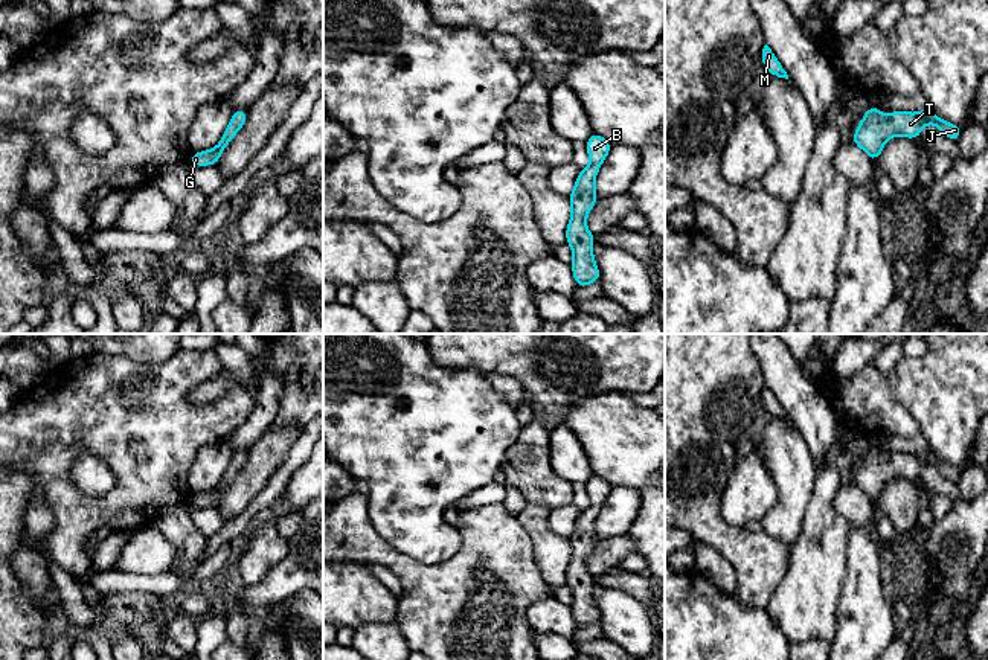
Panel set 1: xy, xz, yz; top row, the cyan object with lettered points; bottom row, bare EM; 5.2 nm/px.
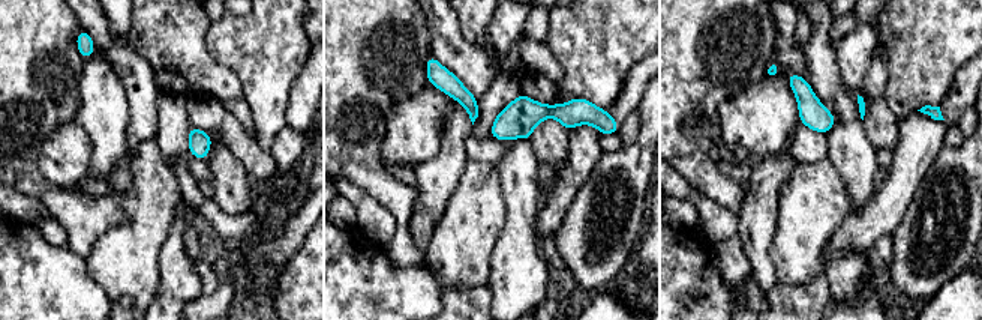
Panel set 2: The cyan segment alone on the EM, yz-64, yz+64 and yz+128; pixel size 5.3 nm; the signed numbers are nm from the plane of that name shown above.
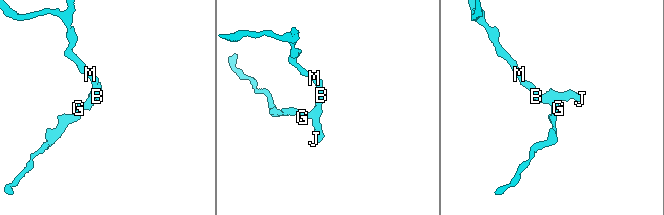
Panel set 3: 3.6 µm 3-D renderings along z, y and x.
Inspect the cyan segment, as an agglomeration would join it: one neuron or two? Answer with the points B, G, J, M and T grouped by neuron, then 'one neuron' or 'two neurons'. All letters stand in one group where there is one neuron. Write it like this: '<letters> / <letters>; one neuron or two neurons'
B G J M T; one neuron

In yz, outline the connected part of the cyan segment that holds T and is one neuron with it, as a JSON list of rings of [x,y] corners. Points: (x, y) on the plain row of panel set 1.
[[[872,445],[863,456],[852,477],[852,485],[860,488],[871,501],[877,503],[889,480],[903,477],[915,482],[927,465],[933,465],[945,479],[954,483],[959,482],[964,471],[939,460],[927,445],[921,454],[890,453],[887,457]]]

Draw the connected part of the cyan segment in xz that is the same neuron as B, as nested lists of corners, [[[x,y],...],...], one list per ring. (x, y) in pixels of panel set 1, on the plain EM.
[[[596,474],[585,482],[590,505],[581,511],[575,529],[567,538],[572,547],[572,559],[566,569],[566,584],[573,593],[570,608],[578,630],[584,630],[601,620],[601,613],[593,601],[595,576],[589,573],[585,559],[599,541],[595,532],[595,520],[611,488],[607,480]]]

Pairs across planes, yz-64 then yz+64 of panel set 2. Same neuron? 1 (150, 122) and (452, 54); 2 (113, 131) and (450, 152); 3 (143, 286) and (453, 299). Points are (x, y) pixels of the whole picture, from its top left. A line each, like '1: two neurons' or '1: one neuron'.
1: one neuron
2: one neuron
3: two neurons

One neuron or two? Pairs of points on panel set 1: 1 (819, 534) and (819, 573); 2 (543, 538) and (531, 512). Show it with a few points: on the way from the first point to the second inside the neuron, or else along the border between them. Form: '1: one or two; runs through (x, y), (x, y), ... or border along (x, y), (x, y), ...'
1: one; runs through (819, 543), (819, 564)
2: one; runs through (540, 532), (534, 519)

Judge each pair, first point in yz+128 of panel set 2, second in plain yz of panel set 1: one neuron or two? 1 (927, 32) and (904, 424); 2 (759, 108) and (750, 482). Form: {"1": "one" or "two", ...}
{"1": "two", "2": "one"}

